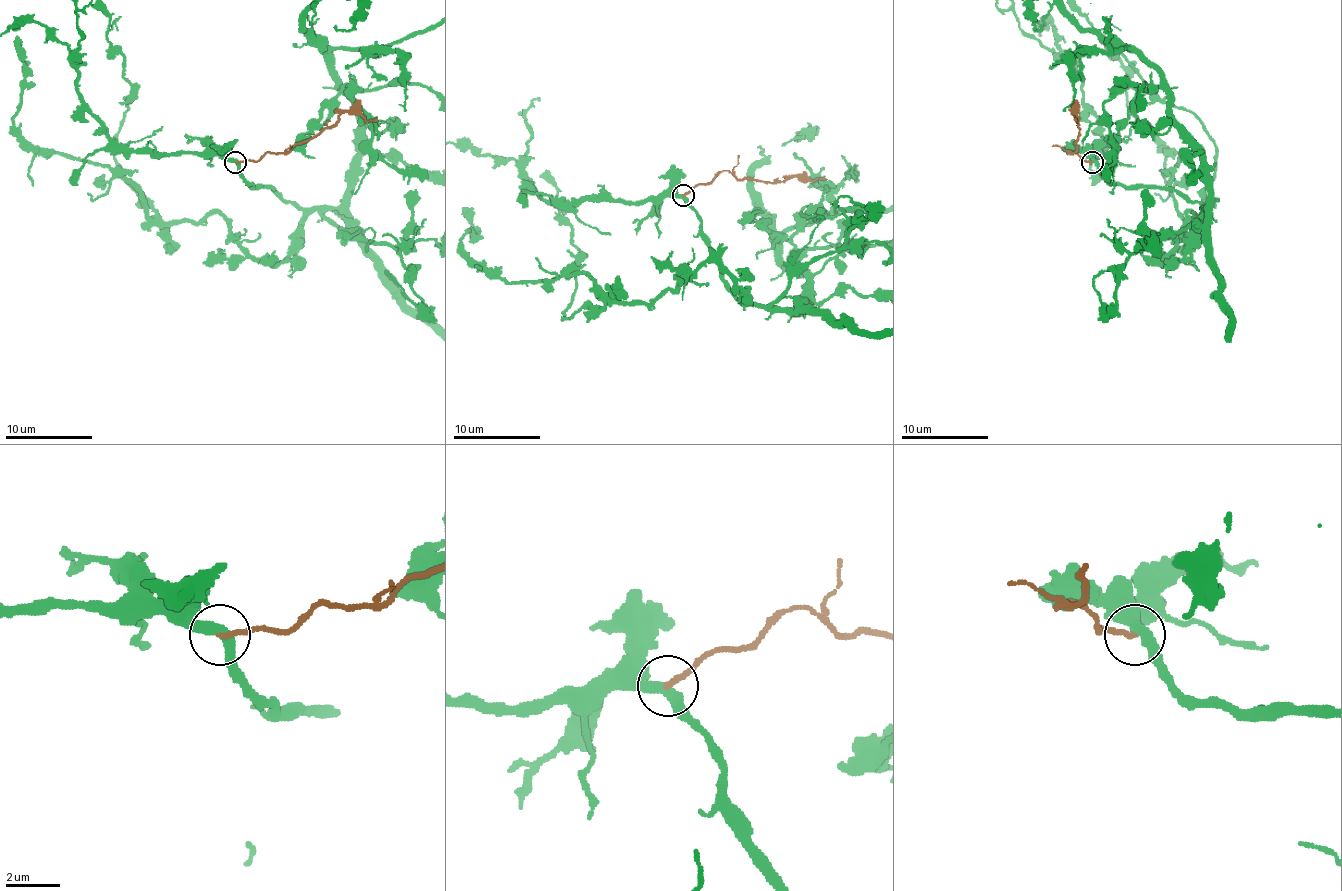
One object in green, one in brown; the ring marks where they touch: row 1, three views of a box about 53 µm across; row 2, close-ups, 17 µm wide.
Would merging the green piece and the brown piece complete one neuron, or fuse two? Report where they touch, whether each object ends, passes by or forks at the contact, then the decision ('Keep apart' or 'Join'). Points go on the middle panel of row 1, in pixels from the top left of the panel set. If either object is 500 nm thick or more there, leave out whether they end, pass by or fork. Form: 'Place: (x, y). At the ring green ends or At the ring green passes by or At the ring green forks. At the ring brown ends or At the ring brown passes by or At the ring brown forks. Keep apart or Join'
Place: (683, 195). At the ring green passes by. At the ring brown ends. Keep apart

